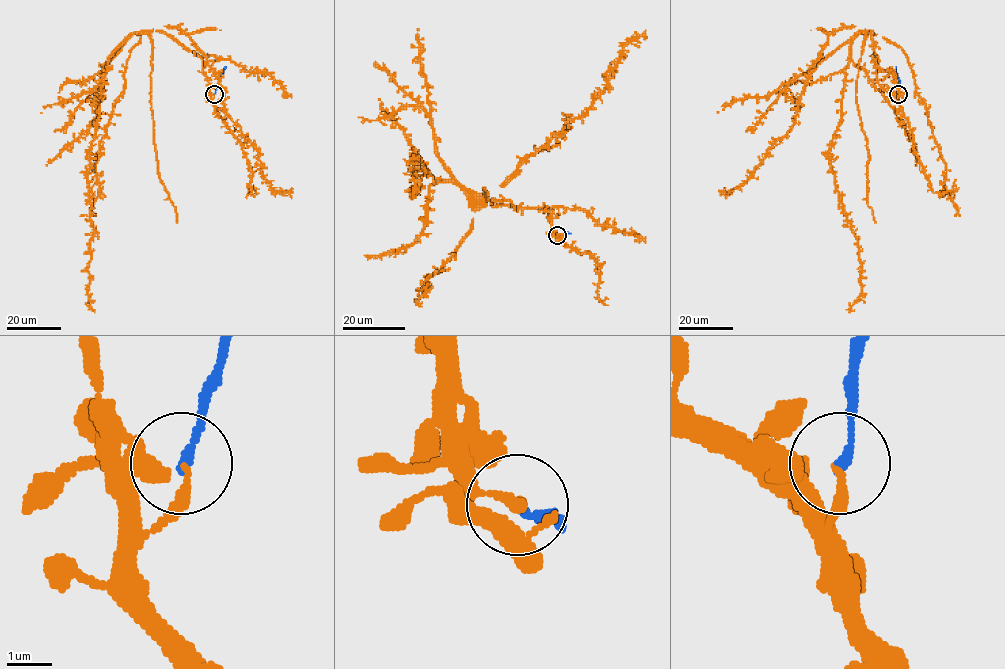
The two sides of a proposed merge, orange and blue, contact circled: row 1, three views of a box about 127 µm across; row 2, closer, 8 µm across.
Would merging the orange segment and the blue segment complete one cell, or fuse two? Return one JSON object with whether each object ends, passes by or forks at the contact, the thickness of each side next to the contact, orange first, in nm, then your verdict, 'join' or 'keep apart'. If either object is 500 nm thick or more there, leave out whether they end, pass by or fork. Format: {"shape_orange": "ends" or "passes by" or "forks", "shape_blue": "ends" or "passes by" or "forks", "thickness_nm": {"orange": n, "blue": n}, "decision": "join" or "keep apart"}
{"shape_orange": "ends", "shape_blue": "ends", "thickness_nm": {"orange": 190, "blue": 200}, "decision": "keep apart"}

